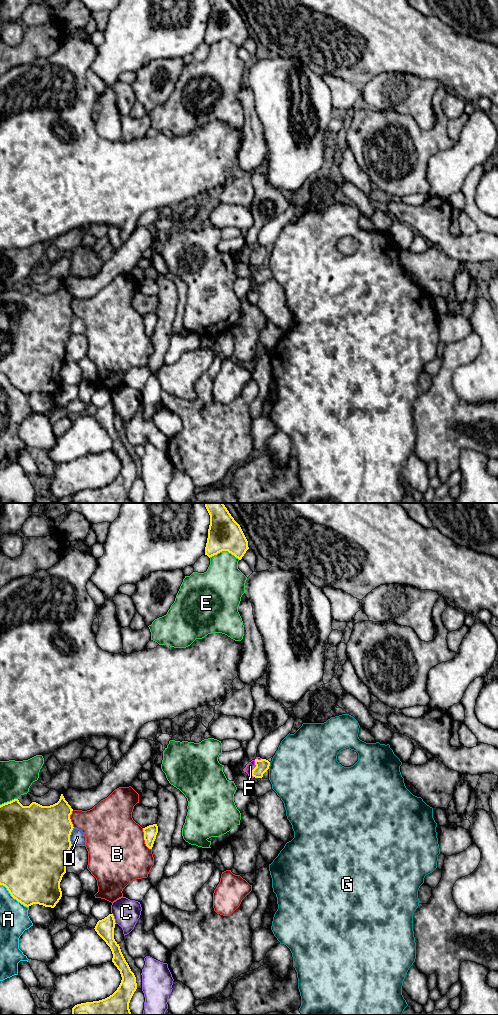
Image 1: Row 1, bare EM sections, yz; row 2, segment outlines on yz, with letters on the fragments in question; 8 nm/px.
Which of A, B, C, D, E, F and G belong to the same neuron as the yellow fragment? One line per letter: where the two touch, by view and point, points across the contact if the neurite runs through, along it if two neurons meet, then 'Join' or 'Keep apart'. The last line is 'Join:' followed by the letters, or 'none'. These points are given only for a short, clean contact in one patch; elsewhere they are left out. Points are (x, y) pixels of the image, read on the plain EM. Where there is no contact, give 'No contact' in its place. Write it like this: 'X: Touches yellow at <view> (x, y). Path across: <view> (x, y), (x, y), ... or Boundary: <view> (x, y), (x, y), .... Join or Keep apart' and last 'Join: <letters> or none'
A: Touches yellow at yz (13, 385). Keep apart
B: Touches yellow at yz (144, 327). Keep apart
C: Touches yellow at yz (113, 406). Keep apart
D: Touches yellow at yz (69, 324). Keep apart
E: Touches yellow at yz (224, 38). Keep apart
F: Touches yellow at yz (256, 254). Path across: yz (262, 254), (256, 254), (250, 254). Join
G: Touches yellow at yz (269, 253). Keep apart
Join: F

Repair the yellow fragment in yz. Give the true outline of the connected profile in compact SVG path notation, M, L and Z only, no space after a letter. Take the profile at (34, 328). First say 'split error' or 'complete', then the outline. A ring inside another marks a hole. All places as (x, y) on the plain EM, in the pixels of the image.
complete; M63 282L57 291L50 294L36 290L23 294L18 287L0 293L0 373L5 374L11 384L26 395L39 392L54 396L62 385L60 370L66 361L66 346L72 334L72 299Z

